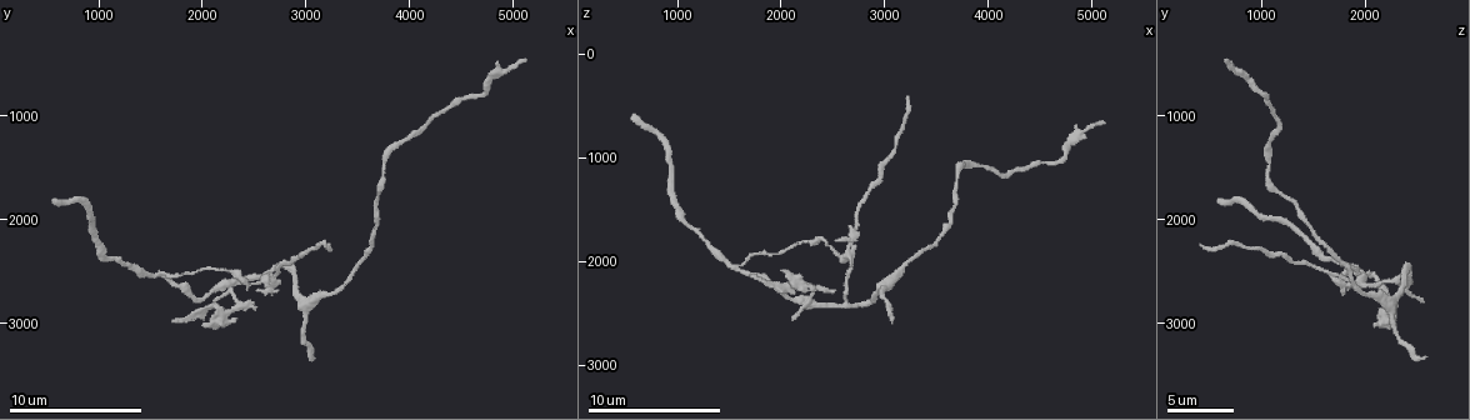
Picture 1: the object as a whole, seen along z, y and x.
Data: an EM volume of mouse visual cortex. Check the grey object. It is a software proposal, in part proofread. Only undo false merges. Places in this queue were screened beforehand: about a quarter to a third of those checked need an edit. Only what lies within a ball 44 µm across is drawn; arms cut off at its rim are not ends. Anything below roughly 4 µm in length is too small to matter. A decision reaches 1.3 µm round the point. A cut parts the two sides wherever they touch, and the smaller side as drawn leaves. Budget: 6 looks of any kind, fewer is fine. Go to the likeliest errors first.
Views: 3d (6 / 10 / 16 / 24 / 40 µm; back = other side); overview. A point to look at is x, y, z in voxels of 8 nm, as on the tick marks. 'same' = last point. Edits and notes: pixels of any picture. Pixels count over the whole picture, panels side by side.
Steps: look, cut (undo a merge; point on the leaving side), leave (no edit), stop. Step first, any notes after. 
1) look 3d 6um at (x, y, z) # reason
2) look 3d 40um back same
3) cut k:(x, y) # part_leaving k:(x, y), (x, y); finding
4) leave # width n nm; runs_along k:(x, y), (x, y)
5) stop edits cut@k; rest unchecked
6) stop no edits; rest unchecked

look 3d 10um at (2640, 2600, 1940)

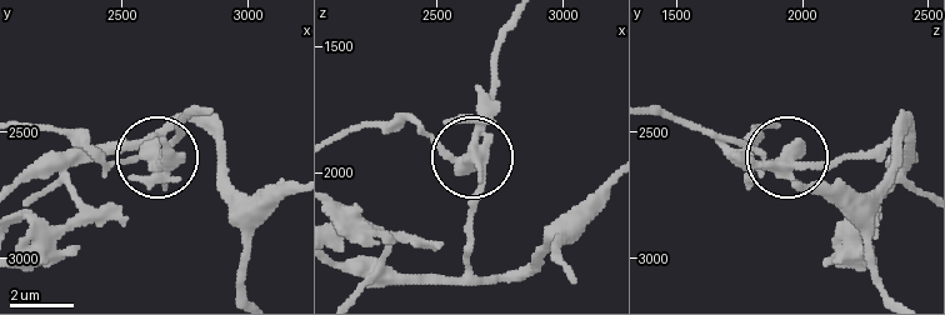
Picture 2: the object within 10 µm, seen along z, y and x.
cut 2:(165, 161) # side_arm 15 um; arms 4; two neurons meet here

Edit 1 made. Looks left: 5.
look 3d 6um at (2260, 2680, 2360) # looks like a crossing

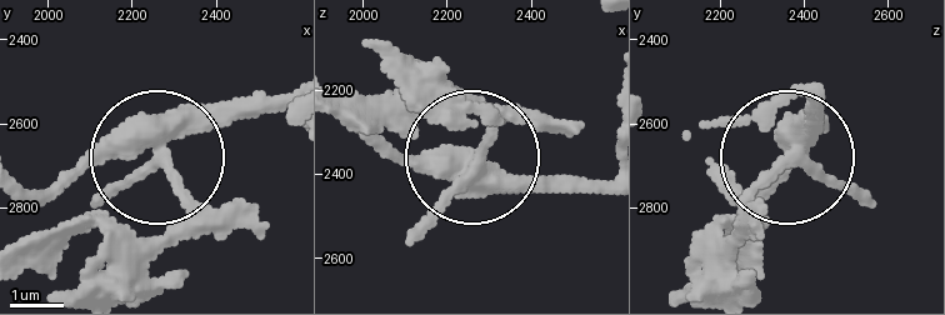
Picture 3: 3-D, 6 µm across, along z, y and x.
cut 3:(188, 205) # part_leaving 3:(158, 153), (180, 215), (158, 238), (24, 238); two neurons meet here

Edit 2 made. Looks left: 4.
look overview

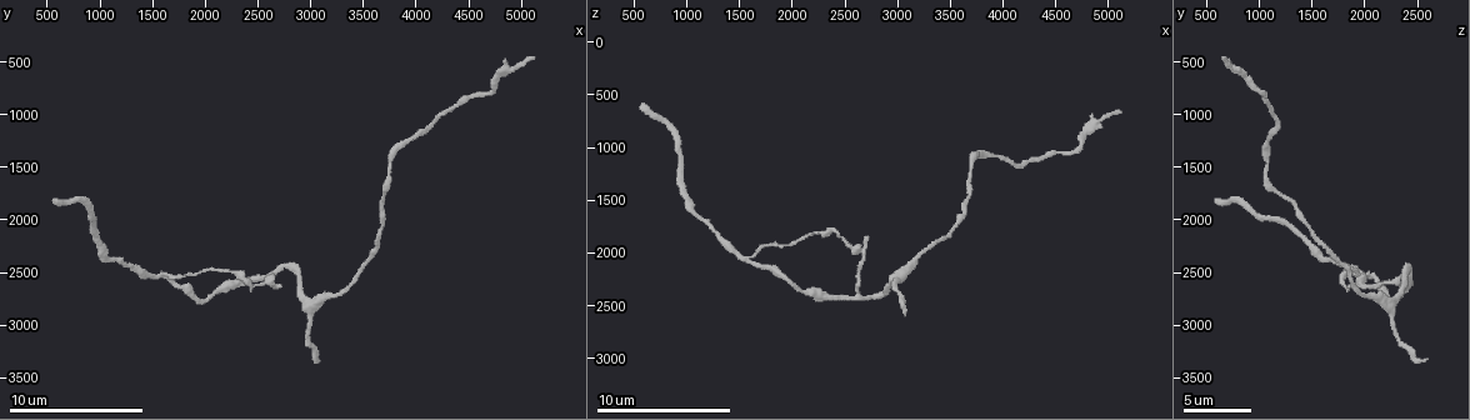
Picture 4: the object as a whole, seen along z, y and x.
look 3d 10um at (1560, 2540, 2080) # side arm on a straight run

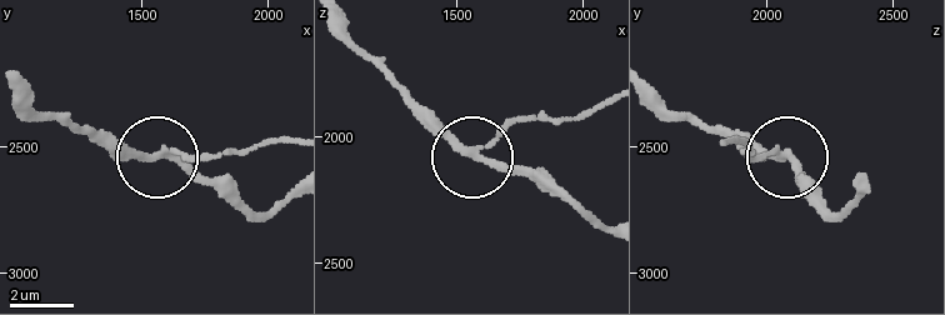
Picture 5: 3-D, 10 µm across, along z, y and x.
look 3d 6um at (1550, 2520, 2070)

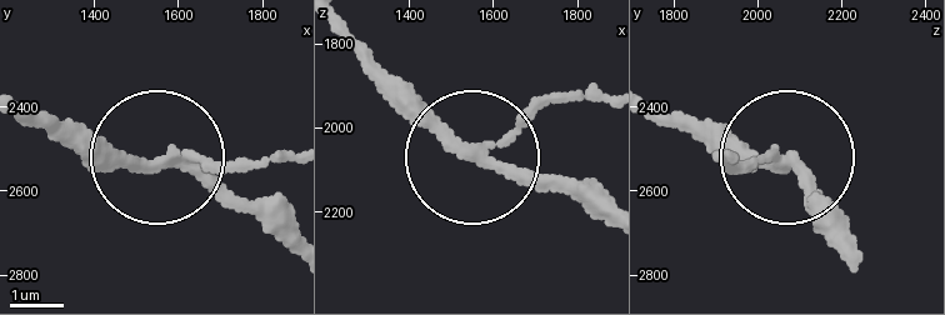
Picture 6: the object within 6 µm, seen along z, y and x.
leave # width 210 nm; runs_along 6:(281, 238), (174, 165), (106, 161), (58, 134); one neuron here

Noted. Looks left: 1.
stop edits cut@2, cut@3; rest unchecked

